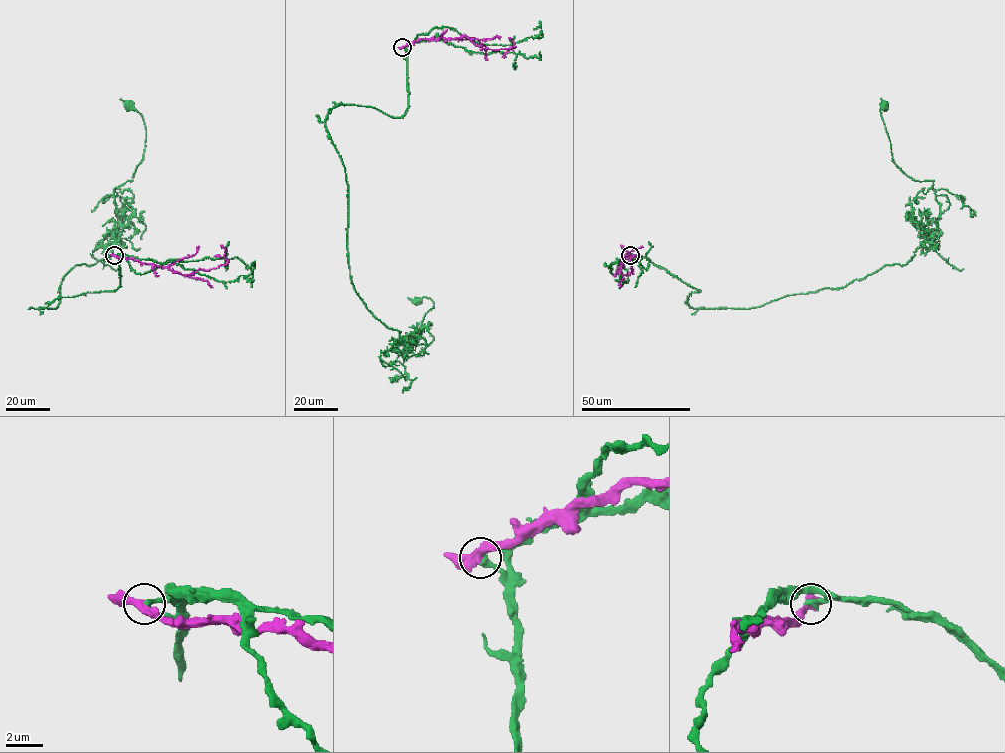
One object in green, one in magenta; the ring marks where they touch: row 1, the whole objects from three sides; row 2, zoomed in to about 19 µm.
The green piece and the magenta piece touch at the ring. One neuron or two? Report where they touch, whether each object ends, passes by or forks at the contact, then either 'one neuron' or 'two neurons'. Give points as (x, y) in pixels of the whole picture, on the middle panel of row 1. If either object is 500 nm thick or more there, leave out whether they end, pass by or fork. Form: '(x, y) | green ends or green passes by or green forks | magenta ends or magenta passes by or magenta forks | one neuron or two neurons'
(402, 47) | green ends | magenta passes by | two neurons

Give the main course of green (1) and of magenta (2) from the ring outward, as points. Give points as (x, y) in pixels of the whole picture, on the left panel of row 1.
1: (114, 255), (116, 290), (38, 308), (57, 307), (75, 265), (112, 254), (114, 189), (144, 151), (130, 106)
2: (114, 255), (167, 267), (176, 273), (192, 274), (225, 264), (225, 249), (220, 245)

